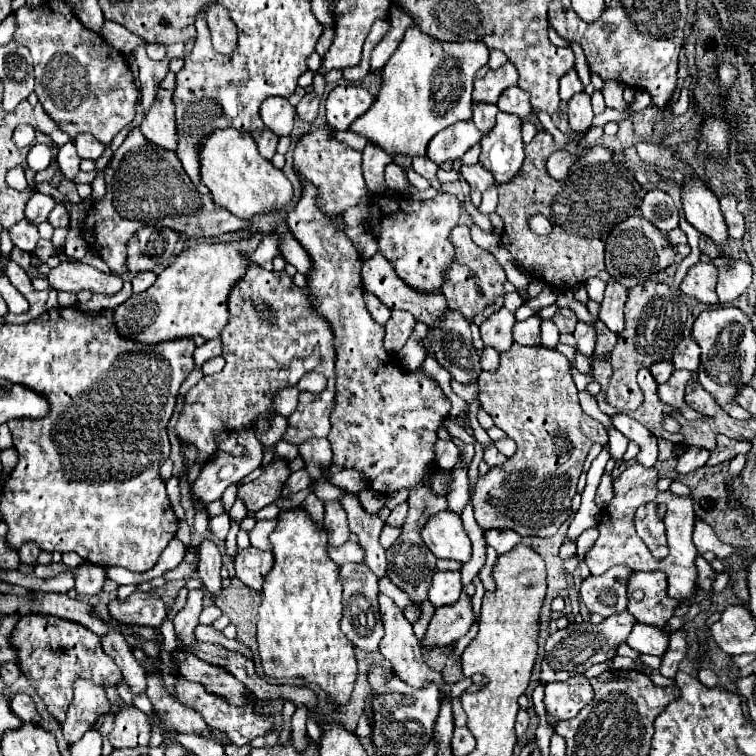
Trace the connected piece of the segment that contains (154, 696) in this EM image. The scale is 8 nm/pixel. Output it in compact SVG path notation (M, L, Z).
M151 670L147 672L147 676L149 676L147 698L151 700L157 716L161 718L161 724L152 730L150 747L158 747L165 738L165 732L185 732L185 734L205 736L207 740L215 740L207 732L207 724L201 718L201 714L197 714L197 710L189 710L187 706L181 706L181 702L177 702L177 698L173 698L165 690L159 670Z

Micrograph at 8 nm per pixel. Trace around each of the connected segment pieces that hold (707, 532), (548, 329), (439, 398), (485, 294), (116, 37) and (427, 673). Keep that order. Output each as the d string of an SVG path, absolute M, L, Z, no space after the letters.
M699 520L695 522L693 542L695 542L695 546L697 546L699 554L703 554L703 552L711 550L711 552L715 552L717 556L725 556L725 546L723 546L723 542L715 536L713 528L711 528L711 526L707 526L705 522L699 522Z
M541 319L541 345L554 349L559 342L559 331L552 320Z
M301 182L301 184L303 184L303 194L301 194L297 206L295 206L291 212L287 212L287 224L289 224L289 232L291 232L291 234L297 238L297 242L305 248L305 252L309 254L311 264L313 264L311 272L307 274L309 302L313 304L313 310L315 310L319 316L323 316L323 318L329 322L331 330L333 330L337 394L335 394L335 408L333 408L333 414L331 414L331 432L329 432L329 436L327 436L327 440L331 442L331 450L333 450L331 464L339 464L339 466L343 466L343 468L355 468L355 470L363 472L365 478L367 478L367 482L369 482L369 488L375 490L375 492L379 492L379 494L383 494L383 496L389 496L389 494L393 494L393 492L397 492L397 490L401 490L401 488L409 488L409 490L411 490L411 488L417 486L419 482L429 482L431 488L433 488L433 492L441 496L441 494L447 492L447 472L443 472L443 470L439 470L439 468L429 470L429 466L433 466L433 460L435 460L433 446L435 446L435 442L437 442L437 430L439 430L441 422L447 418L449 408L451 408L451 402L449 402L447 396L441 392L441 388L439 388L439 384L437 384L435 380L423 376L419 370L417 370L417 372L405 372L405 370L401 370L401 368L397 366L395 356L391 356L391 354L385 352L385 348L383 348L385 328L383 328L381 324L377 324L377 322L371 318L371 314L367 312L365 302L363 302L363 292L365 292L363 286L361 286L361 266L363 266L363 258L361 258L361 254L357 252L357 248L353 246L353 242L347 238L345 230L335 226L335 224L343 224L343 220L339 220L339 218L329 218L329 214L321 214L321 210L317 210L317 190L313 190L313 186L309 186L307 182Z
M455 226L449 240L453 242L455 256L453 264L449 264L449 270L445 270L445 286L441 288L441 292L445 294L447 306L451 310L459 310L471 324L481 324L503 306L503 282L507 280L505 270L491 252L479 248L471 240L469 226Z
M105 20L101 36L103 36L113 48L117 48L119 52L131 52L131 50L137 48L137 46L145 46L145 44L141 42L141 38L133 38L131 32L127 32L125 28L121 28L119 24L109 22L109 20Z
M379 594L379 610L381 610L381 620L383 620L383 628L385 628L385 638L379 644L379 652L391 662L391 670L393 674L397 674L405 684L413 686L413 688L425 688L427 684L435 684L439 688L439 698L445 698L445 680L439 672L431 670L425 660L423 660L423 652L421 646L413 634L413 626L405 620L403 610L395 606L395 602L391 598L387 598L385 594Z

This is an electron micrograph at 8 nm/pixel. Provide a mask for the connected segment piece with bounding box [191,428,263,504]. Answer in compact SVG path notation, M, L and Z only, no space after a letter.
M240 428L235 430L235 434L238 444L245 448L243 456L215 452L193 484L193 498L201 498L205 504L219 500L227 486L241 482L241 478L261 466L263 444L257 440L253 428Z

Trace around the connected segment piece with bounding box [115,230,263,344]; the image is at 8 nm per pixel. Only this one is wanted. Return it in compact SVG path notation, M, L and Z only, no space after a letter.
M255 232L247 240L221 242L221 244L197 244L185 248L175 264L169 264L155 280L151 288L141 294L133 294L127 302L117 306L115 322L121 336L143 342L157 344L175 338L203 336L205 340L217 338L223 326L227 324L227 298L229 290L243 278L249 268L249 254L255 252L263 232Z

